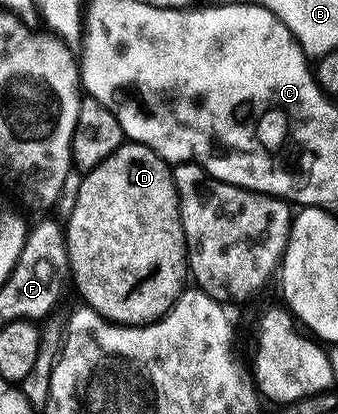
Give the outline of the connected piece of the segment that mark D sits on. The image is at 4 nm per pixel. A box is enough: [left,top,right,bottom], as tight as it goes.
[64,141,188,326]

